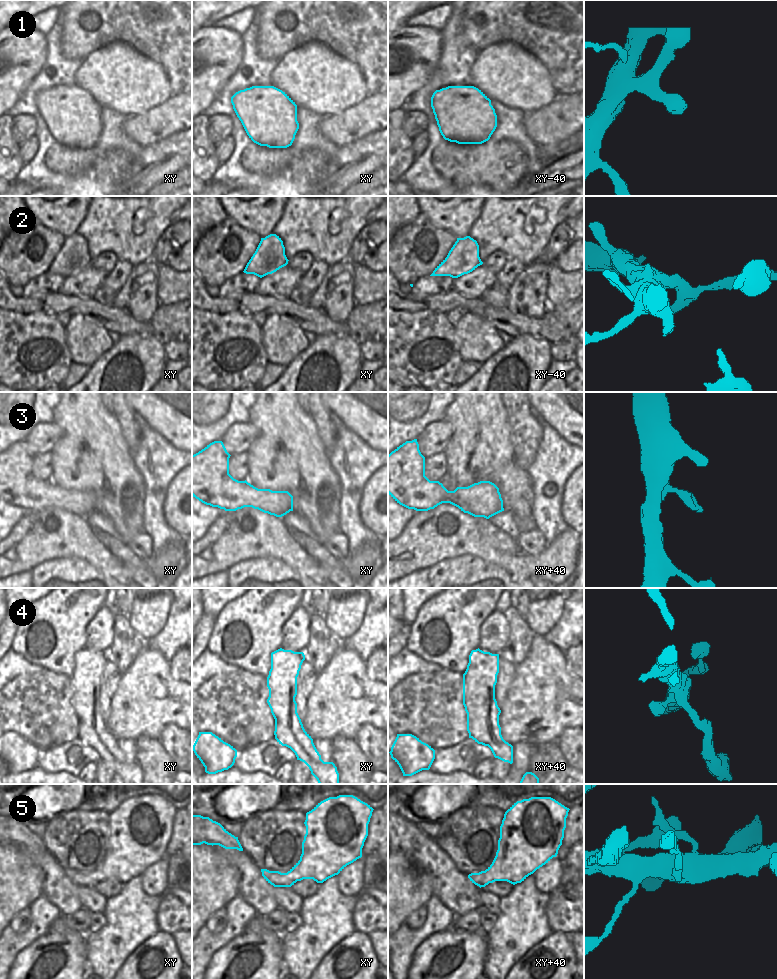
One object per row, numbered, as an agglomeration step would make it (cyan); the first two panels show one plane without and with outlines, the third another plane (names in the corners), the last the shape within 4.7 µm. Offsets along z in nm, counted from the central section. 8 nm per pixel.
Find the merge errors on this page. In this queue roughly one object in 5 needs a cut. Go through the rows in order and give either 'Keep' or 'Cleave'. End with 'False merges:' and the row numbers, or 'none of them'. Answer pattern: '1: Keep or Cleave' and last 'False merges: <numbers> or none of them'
1: Cleave
2: Cleave
3: Keep
4: Keep
5: Keep
False merges: 1, 2.

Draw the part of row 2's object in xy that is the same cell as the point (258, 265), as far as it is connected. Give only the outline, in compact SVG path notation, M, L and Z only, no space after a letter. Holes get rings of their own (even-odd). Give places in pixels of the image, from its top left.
M261 238L261 241L247 263L244 273L254 274L260 278L269 274L269 265L273 259L273 251L270 249L271 244L267 243L266 238Z

